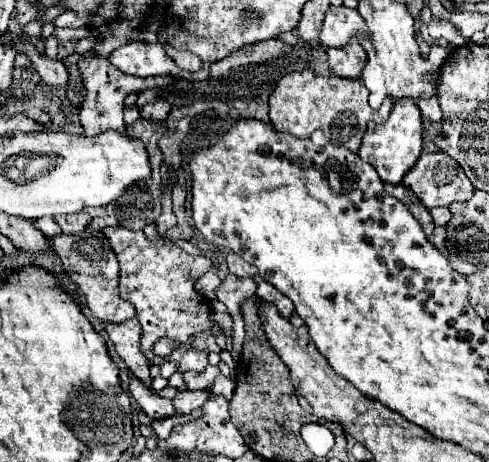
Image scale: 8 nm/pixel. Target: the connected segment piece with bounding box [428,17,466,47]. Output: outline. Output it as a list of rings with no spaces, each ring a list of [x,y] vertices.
[[[432,17],[430,25],[428,25],[428,33],[430,33],[432,39],[446,39],[446,41],[452,41],[456,47],[460,47],[460,45],[466,43],[466,39],[456,33],[454,25],[452,25],[452,23],[446,23],[444,19]]]

